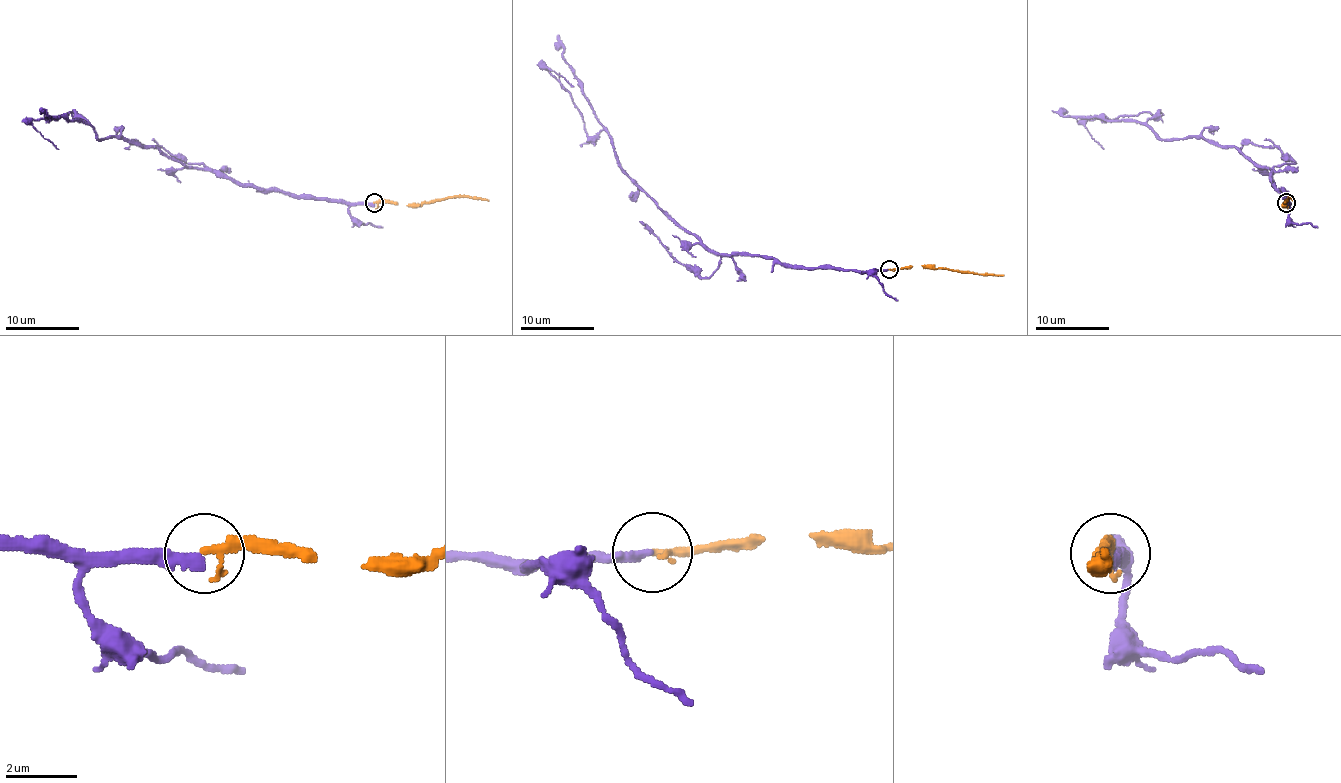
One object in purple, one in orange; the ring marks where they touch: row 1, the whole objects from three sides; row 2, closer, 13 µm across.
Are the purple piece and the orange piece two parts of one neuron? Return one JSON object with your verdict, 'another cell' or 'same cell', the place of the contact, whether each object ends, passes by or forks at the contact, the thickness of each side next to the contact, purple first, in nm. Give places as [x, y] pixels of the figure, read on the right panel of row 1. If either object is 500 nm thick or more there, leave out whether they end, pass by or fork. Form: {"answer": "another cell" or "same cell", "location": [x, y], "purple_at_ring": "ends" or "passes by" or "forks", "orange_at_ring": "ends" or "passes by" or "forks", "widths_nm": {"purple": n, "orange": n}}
{"answer": "another cell", "location": [1286, 203], "purple_at_ring": "ends", "orange_at_ring": "ends", "widths_nm": {"purple": 280, "orange": 240}}

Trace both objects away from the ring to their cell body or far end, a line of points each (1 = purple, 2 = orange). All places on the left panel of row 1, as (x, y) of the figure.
1: (374, 203), (339, 203), (233, 183), (185, 168), (156, 148), (99, 138), (71, 113), (32, 122), (58, 150)
2: (374, 203), (420, 205), (449, 198), (479, 198), (488, 201)

